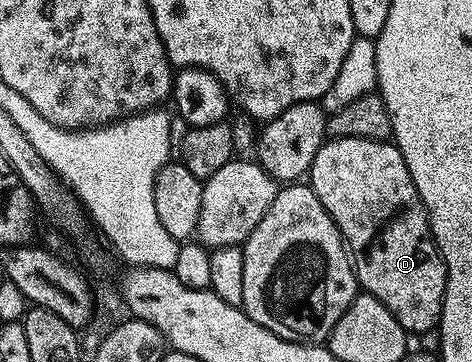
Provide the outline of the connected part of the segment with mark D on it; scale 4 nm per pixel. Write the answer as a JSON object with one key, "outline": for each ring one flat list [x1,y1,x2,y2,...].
{"outline":[[335,138,326,140,322,142,319,152,315,152,315,160,309,166,307,185,315,192,315,196,319,196,319,204,323,204,323,208,339,228,339,232,344,238,345,245,351,255,360,289,366,294,375,296,375,300,383,303,387,308,387,312,391,312,391,316,395,316,395,320,399,320,401,327,410,335,418,336,427,332,428,329,438,329,441,325,441,309,443,308,443,296,445,295,445,262,437,251,437,242,434,240,429,227,429,214,425,211,423,200,419,200,419,192,411,180,411,172,407,172,407,164,403,160,397,145,389,140,375,138]]}

